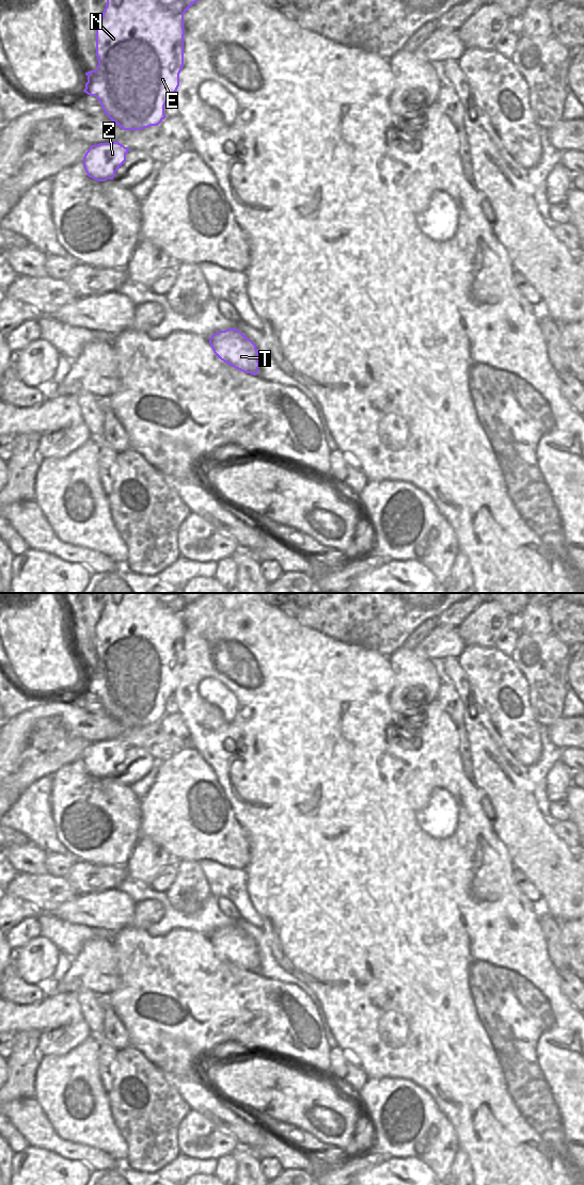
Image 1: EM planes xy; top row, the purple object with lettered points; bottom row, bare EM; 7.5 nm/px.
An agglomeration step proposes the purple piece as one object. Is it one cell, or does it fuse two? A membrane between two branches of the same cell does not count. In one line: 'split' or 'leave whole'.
leave whole

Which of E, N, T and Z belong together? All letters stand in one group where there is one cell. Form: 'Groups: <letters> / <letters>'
Groups: E N T Z

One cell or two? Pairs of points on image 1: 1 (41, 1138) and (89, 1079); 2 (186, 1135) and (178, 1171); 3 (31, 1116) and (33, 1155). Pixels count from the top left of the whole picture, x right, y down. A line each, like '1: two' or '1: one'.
1: two
2: two
3: two

